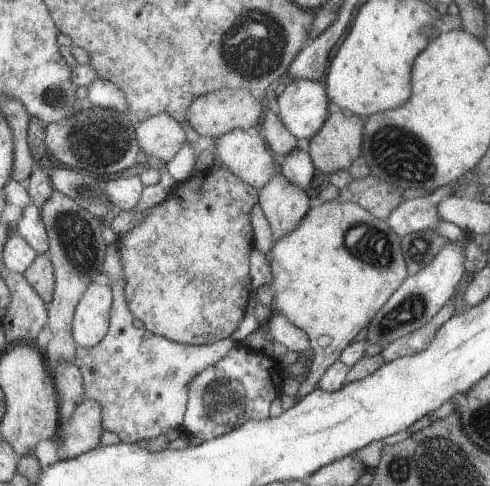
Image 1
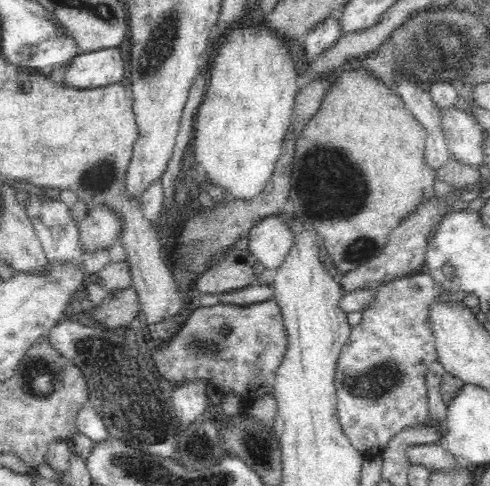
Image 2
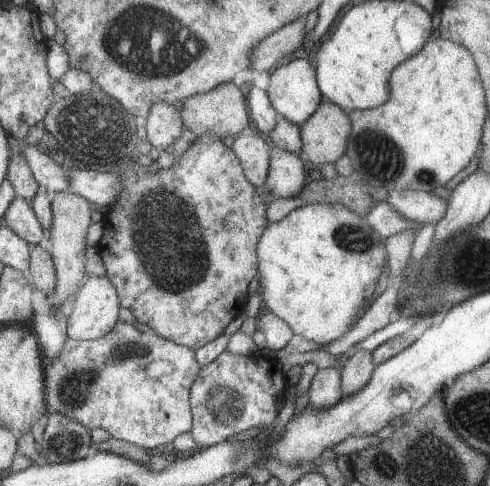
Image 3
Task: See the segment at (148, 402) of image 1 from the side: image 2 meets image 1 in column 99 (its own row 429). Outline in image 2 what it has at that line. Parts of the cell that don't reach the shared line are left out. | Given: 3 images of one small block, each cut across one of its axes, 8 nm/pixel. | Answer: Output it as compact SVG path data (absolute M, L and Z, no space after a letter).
M410 274L382 284L372 292L370 302L362 306L360 322L350 328L350 336L340 348L334 370L334 382L338 386L338 414L342 430L352 440L352 446L366 458L380 454L402 428L424 424L430 418L426 374L430 364L438 360L438 350L428 326L428 306L438 294L442 294L442 288L430 274Z

